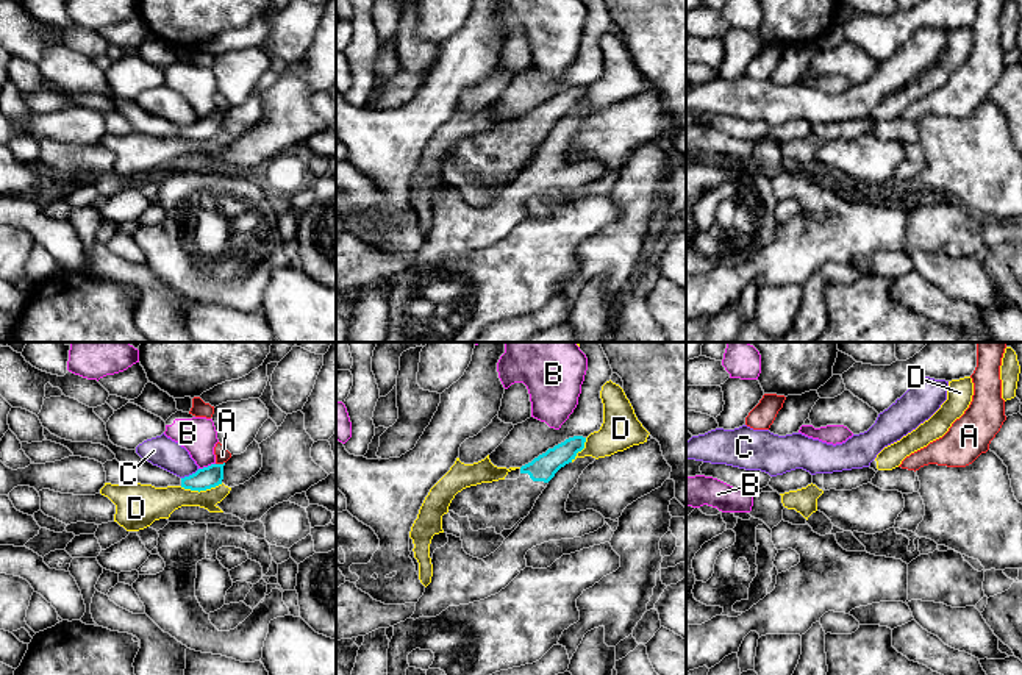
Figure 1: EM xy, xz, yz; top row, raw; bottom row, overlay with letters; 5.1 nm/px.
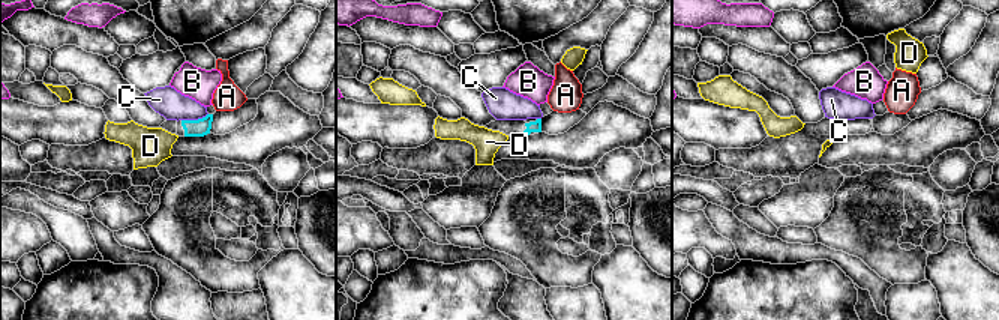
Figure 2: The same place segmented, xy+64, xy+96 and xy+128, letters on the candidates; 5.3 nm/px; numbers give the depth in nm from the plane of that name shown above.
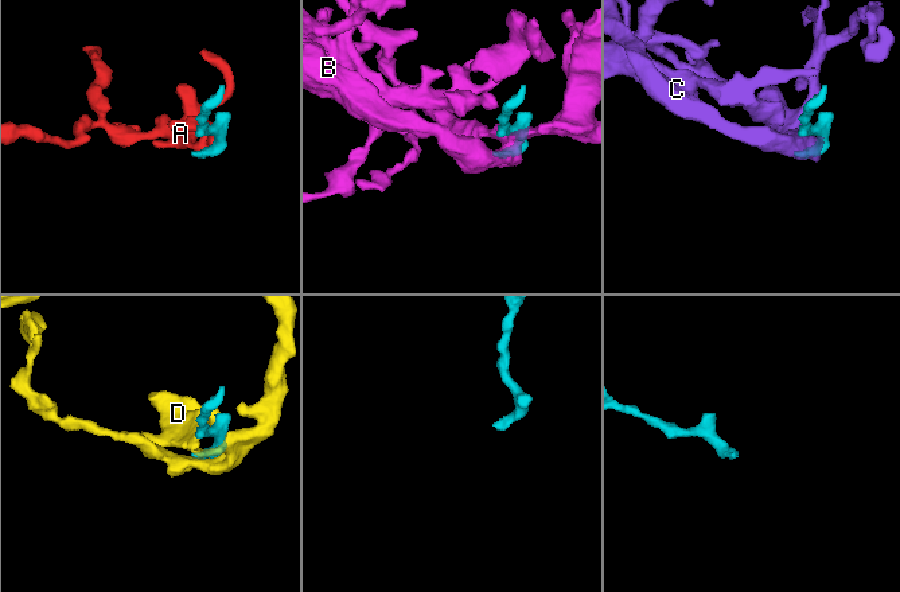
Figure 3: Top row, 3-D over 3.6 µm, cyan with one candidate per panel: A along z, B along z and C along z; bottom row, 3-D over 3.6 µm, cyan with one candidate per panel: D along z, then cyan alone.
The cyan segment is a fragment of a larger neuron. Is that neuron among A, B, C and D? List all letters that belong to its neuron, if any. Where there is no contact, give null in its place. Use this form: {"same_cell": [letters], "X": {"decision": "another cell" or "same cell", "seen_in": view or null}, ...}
{"same_cell": [], "A": {"decision": "another cell", "seen_in": "xy"}, "B": {"decision": "another cell", "seen_in": "xy"}, "C": {"decision": "another cell", "seen_in": "xy"}, "D": {"decision": "another cell", "seen_in": "xy"}}

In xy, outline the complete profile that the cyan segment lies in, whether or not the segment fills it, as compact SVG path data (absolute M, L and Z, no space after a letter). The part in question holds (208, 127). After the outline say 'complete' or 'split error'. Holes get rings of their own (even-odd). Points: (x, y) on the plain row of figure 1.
M225 112L198 119L195 123L181 128L181 138L200 142L222 134L223 116Z; complete

